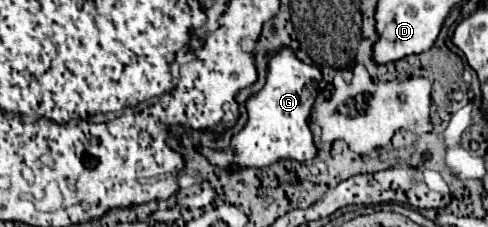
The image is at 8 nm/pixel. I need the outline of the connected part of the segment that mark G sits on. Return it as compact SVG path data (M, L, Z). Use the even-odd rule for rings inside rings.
M281 48L269 62L265 88L247 100L249 120L245 128L239 134L235 134L231 150L215 152L209 148L201 148L201 152L207 156L211 164L217 164L223 170L229 170L231 162L235 162L239 168L247 166L261 168L283 158L291 158L297 162L311 160L315 156L315 146L311 130L307 126L307 116L317 98L319 80L321 80L319 68L303 64L291 50Z

